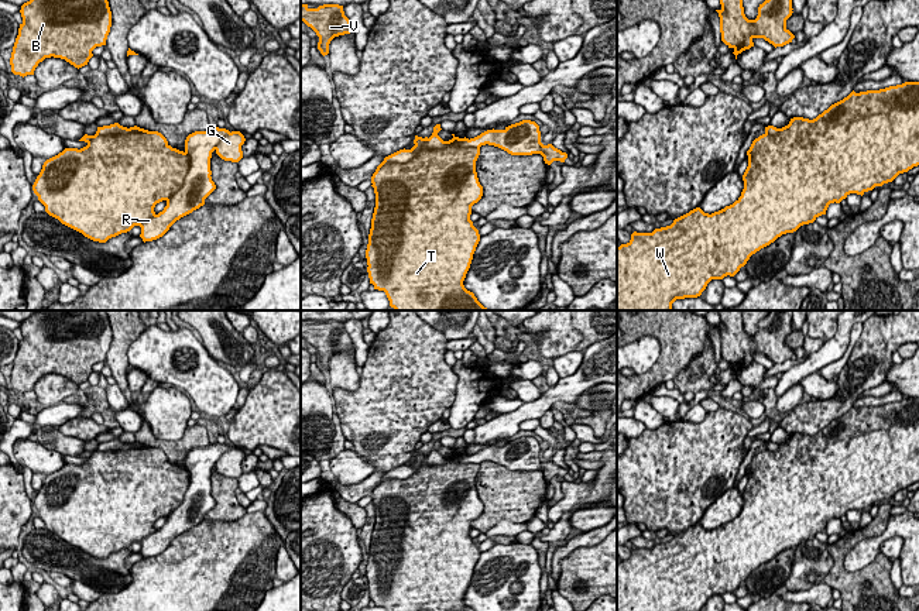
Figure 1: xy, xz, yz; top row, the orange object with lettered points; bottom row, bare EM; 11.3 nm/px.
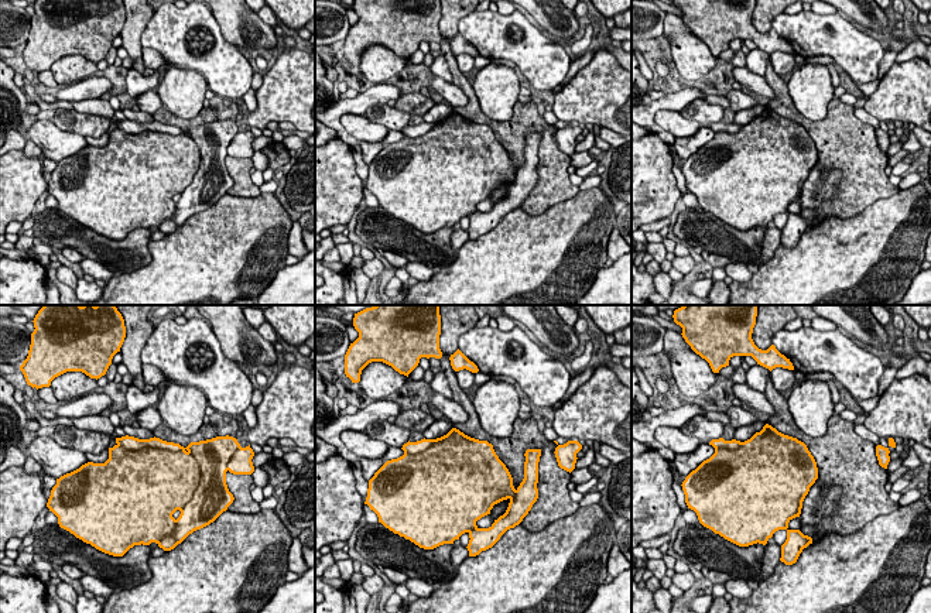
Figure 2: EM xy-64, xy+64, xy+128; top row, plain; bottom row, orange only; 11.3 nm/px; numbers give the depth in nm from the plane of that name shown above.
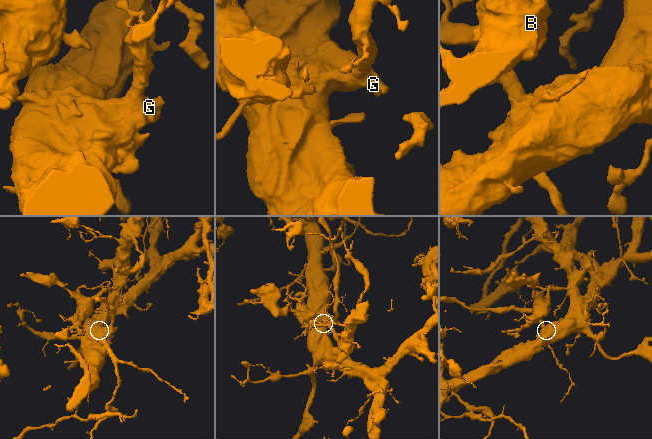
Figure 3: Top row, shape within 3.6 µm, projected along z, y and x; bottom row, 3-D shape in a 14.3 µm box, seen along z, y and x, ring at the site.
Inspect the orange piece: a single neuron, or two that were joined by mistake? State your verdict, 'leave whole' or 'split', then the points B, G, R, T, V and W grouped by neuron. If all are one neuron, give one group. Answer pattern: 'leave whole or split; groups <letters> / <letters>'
split; groups B G T V W / R

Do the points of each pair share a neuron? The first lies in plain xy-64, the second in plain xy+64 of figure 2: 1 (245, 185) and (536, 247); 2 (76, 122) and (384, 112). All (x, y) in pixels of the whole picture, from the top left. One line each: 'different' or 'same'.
1: different
2: same

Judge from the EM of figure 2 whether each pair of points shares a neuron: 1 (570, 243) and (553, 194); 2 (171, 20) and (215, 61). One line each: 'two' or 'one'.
1: two
2: one

